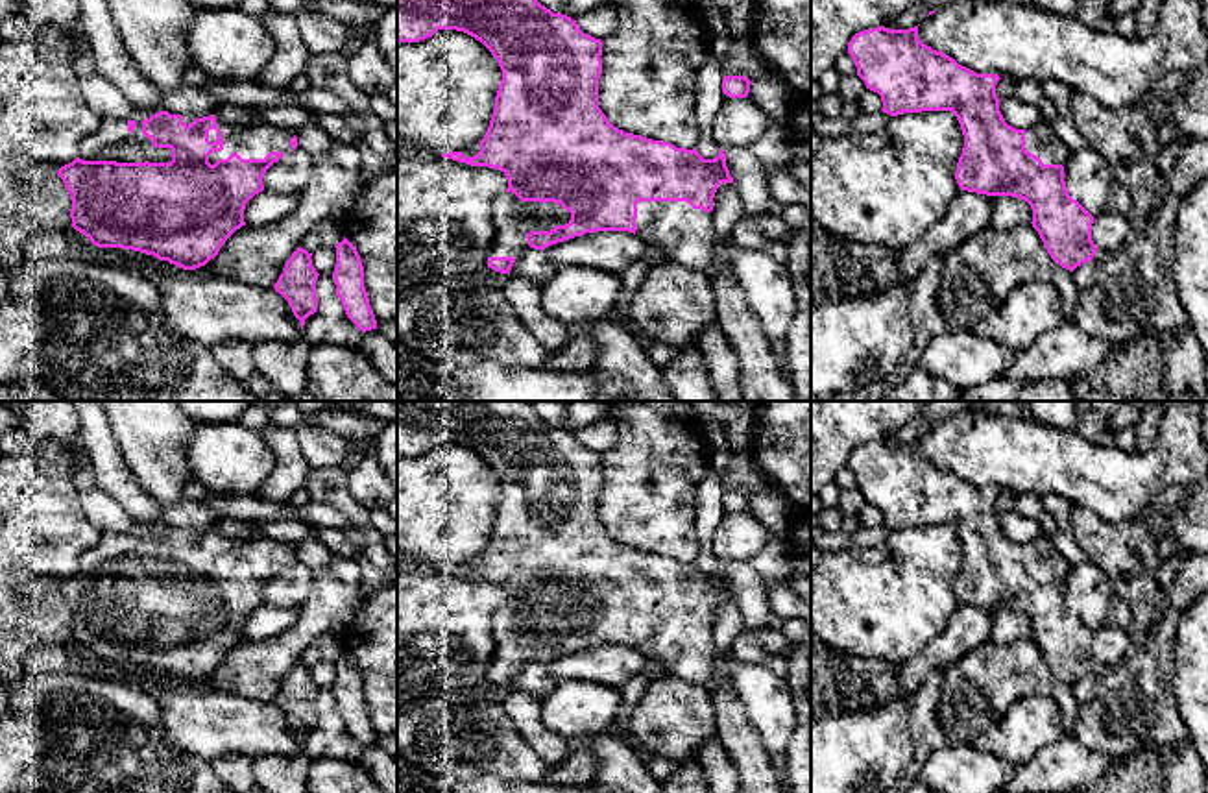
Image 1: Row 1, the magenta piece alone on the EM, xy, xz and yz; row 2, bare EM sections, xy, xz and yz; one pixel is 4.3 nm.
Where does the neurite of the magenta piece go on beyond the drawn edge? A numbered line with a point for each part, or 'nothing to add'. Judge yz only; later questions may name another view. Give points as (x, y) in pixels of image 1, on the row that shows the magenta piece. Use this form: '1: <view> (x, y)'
1: yz (1040, 139)

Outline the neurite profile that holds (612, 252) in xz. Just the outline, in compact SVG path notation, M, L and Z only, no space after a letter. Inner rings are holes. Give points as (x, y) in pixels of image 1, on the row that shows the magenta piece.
M595 231L552 244L543 251L558 268L576 264L622 275L628 266L645 261L646 242L628 231Z

